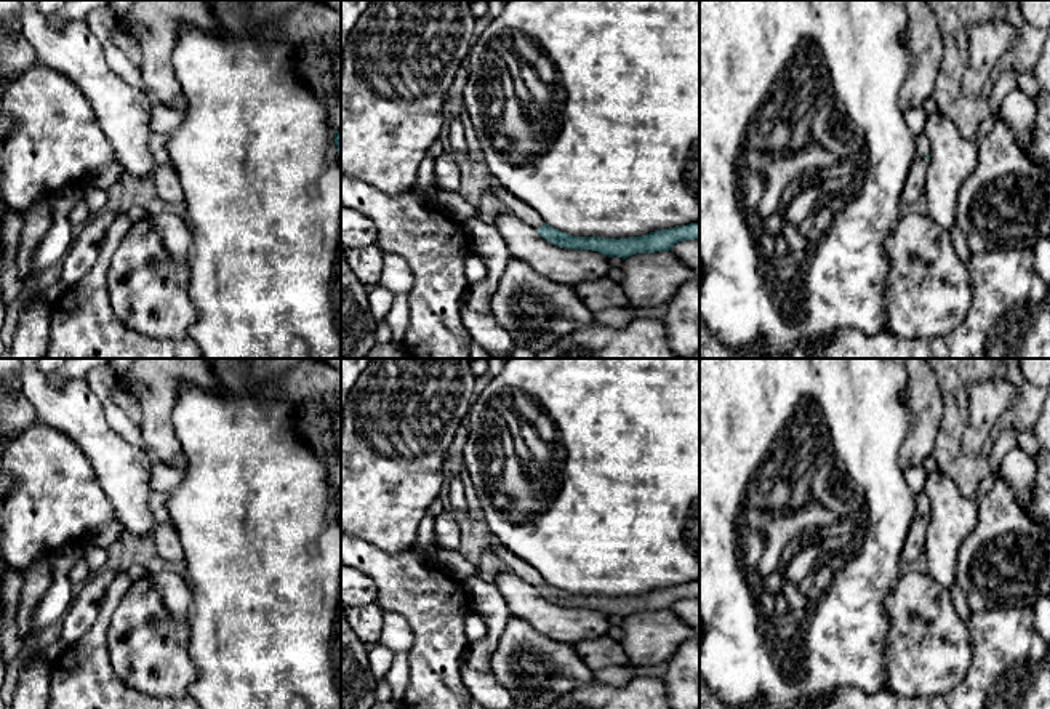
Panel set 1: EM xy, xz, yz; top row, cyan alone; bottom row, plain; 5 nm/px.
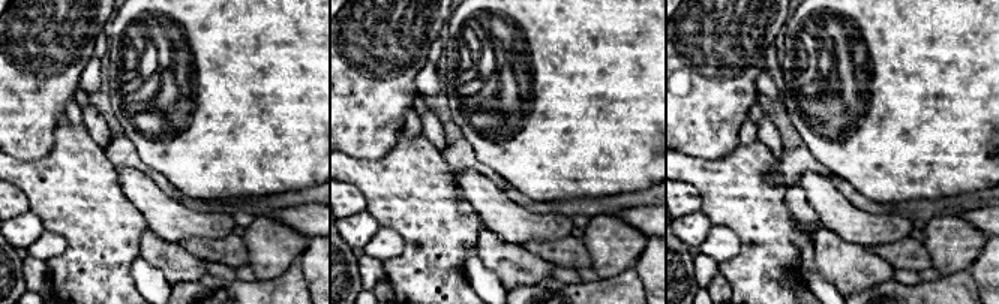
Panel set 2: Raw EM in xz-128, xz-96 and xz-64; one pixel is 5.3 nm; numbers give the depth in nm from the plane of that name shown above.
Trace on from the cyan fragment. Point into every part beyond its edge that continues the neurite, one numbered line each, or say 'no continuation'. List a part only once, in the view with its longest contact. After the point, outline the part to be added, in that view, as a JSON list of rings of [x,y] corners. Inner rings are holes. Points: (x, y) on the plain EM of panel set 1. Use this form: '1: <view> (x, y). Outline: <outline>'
1: xz (520, 568). Outline: [[[491,538],[490,541],[495,549],[493,562],[504,562],[515,576],[535,586],[536,589],[546,583],[546,579],[536,568],[533,568],[527,562],[520,560],[515,554],[503,547],[498,539]]]

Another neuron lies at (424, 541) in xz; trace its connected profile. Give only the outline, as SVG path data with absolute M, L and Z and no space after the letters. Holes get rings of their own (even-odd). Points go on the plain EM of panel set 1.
M424 515L419 522L413 547L427 560L431 560L435 567L440 567L435 559L437 547L434 546L434 543L435 543L435 517Z

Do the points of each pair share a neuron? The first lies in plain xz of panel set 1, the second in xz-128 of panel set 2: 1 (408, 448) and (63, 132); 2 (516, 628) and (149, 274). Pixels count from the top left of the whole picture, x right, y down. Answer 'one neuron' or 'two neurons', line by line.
1: two neurons
2: two neurons

